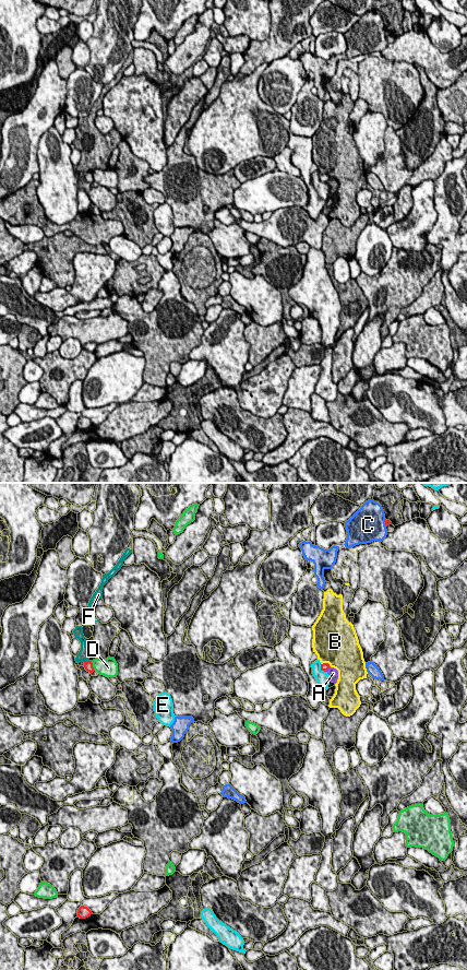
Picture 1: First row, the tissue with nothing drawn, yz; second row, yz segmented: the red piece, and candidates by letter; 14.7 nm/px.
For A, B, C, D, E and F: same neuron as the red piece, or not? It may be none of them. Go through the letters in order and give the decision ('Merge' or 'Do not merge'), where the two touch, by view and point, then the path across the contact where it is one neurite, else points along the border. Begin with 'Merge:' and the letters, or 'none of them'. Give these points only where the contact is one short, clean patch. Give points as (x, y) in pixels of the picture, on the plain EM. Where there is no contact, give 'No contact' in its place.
Merge: none of them
A: Do not merge. Touches red at yz (327, 179). Boundary: yz (330, 177), (325, 181)
B: Do not merge. Touches red at yz (326, 174)
C: Do not merge. Touches red at yz (385, 33)
D: Do not merge. Touches red at yz (92, 176)
E: Do not merge. Touches red at yz (321, 179)
F: Do not merge. Touches red at yz (86, 172)

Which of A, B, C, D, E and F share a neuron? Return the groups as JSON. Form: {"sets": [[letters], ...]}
{"sets": [["A"], ["B"], ["C"], ["D"], ["E"], ["F"]]}

